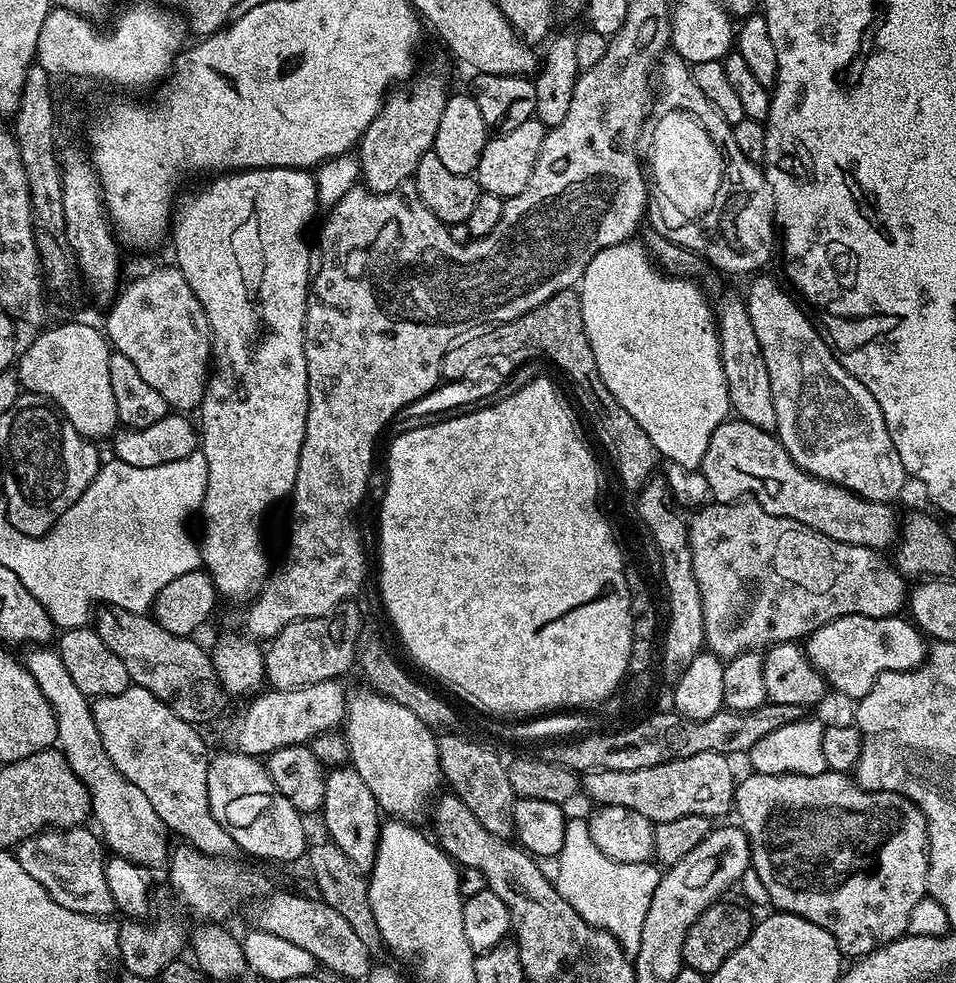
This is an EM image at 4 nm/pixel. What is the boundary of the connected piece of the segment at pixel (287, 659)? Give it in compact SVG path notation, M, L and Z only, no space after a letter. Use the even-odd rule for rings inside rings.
M356 602L340 604L325 616L290 622L290 626L267 641L264 652L265 681L276 690L294 690L314 682L343 677L343 672L350 671L357 663L358 649L362 644L360 631L363 628L364 616Z

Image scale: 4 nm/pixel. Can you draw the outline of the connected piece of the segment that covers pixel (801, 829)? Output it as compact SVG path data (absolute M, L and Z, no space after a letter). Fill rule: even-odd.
M826 771L822 774L807 776L806 774L758 774L752 772L744 781L734 788L734 813L738 826L746 834L748 845L752 851L751 868L758 872L759 878L766 886L771 900L771 907L781 912L789 912L795 916L814 922L814 926L822 926L834 938L841 957L859 958L869 956L875 948L900 939L908 932L910 910L928 891L928 826L920 821L920 808L905 796L896 792L871 792L860 787L851 775L842 772Z

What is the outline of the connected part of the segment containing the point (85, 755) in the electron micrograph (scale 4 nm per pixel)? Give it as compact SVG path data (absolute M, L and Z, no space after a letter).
M32 646L22 656L22 663L28 669L34 682L42 690L42 694L54 710L56 719L56 744L58 751L64 755L74 774L86 786L92 798L91 819L96 819L95 827L102 837L103 843L115 855L126 858L140 865L145 870L163 869L170 859L168 839L170 833L162 818L150 806L150 798L124 777L110 762L110 754L106 754L106 746L102 746L102 738L98 734L98 726L92 717L92 705L89 697L74 686L74 678L66 666L62 666L59 651L48 646Z

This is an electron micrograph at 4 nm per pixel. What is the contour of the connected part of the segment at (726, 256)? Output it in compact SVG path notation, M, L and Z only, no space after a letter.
M723 119L714 124L698 123L700 130L706 134L710 146L714 148L714 152L730 152L724 158L718 160L718 164L722 164L722 174L724 174L724 182L730 184L730 202L724 200L724 196L720 200L716 200L714 206L706 206L706 210L698 216L692 218L684 218L680 216L682 224L663 224L658 228L659 235L665 236L670 242L674 242L678 246L687 248L689 252L699 254L705 261L708 260L716 268L721 268L724 272L729 272L732 276L744 276L747 272L751 274L759 273L768 264L768 259L772 256L772 247L778 244L778 228L774 223L774 213L772 211L772 192L768 189L768 183L764 177L763 171L757 165L750 163L746 158L746 154L742 154L742 150L738 150L738 142L734 142L734 134L732 133L732 125Z

